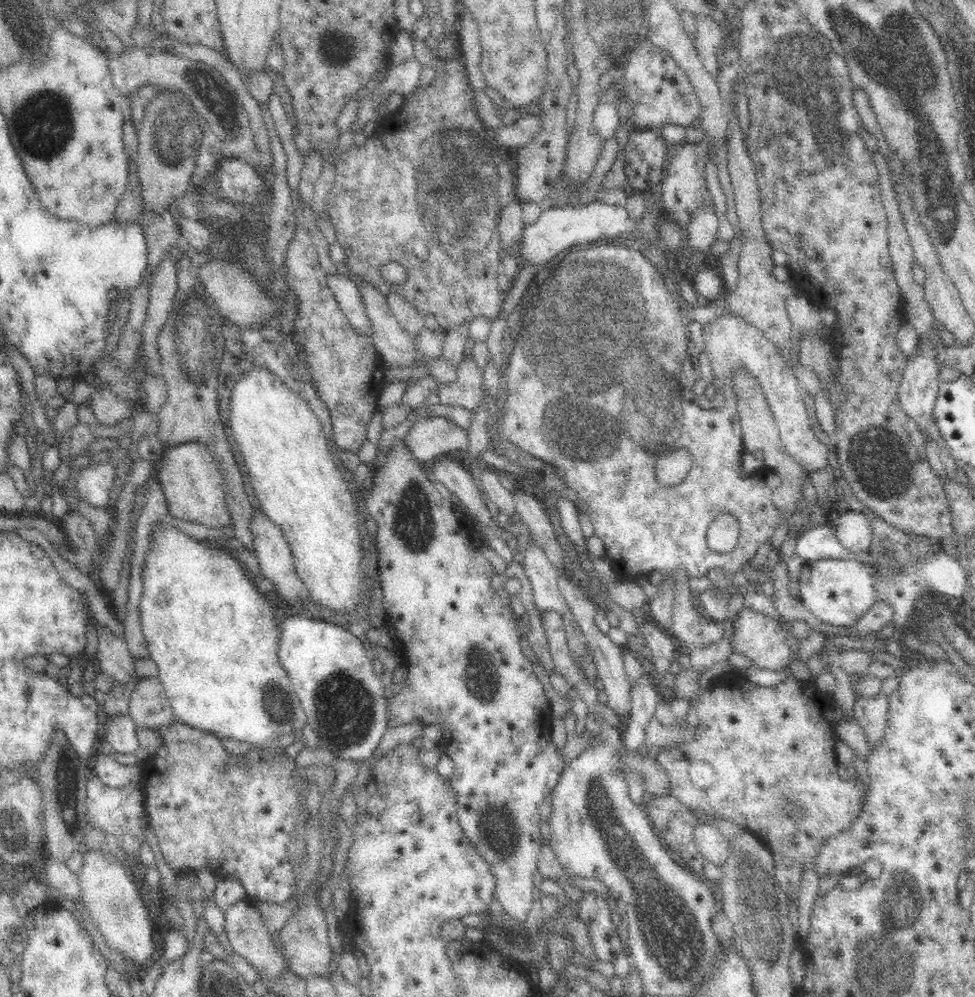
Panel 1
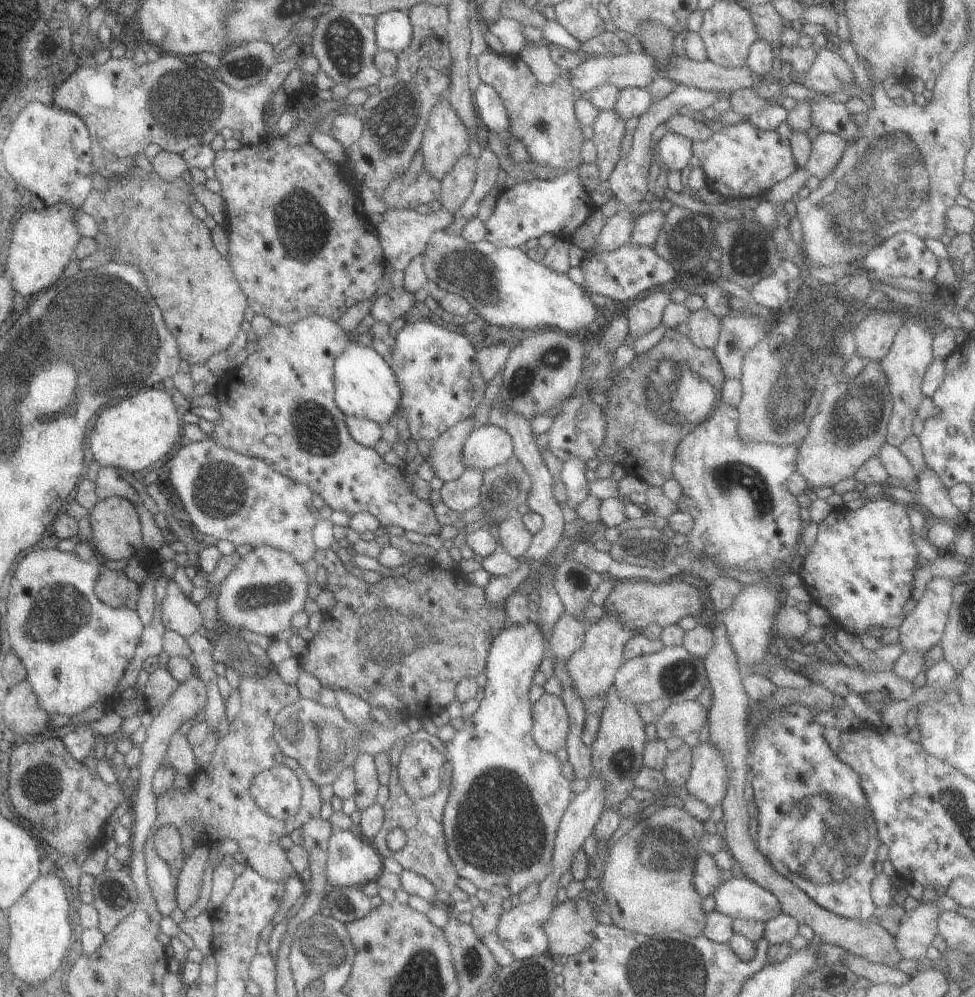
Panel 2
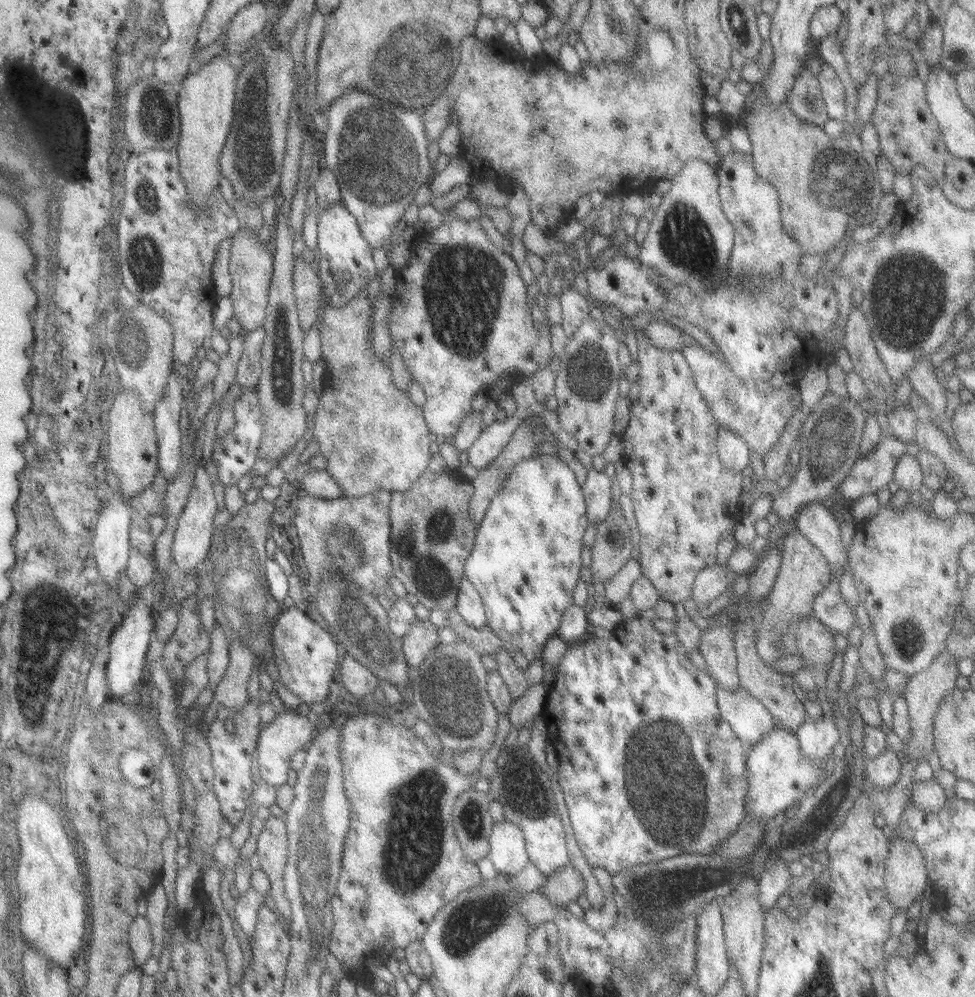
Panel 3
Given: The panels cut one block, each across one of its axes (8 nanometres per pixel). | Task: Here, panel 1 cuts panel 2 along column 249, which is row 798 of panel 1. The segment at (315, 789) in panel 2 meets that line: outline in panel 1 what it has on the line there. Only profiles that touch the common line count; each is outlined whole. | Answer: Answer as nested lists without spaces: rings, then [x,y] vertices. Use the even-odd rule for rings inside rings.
[[[693,667],[682,668],[678,674],[669,678],[674,697],[682,699],[694,707],[694,712],[696,712],[696,716],[698,717],[698,736],[696,736],[694,742],[679,745],[676,749],[670,751],[660,751],[654,756],[654,759],[657,760],[659,765],[667,772],[666,776],[669,782],[668,792],[694,812],[710,816],[715,820],[729,820],[732,824],[736,824],[736,826],[740,826],[742,829],[746,828],[756,834],[760,840],[765,843],[767,849],[773,856],[773,862],[775,863],[775,878],[777,879],[780,889],[785,893],[787,901],[790,901],[790,903],[794,905],[794,910],[798,911],[798,899],[800,897],[800,890],[802,890],[804,874],[810,872],[810,870],[815,870],[822,846],[824,846],[830,838],[834,838],[841,832],[848,830],[848,828],[854,824],[854,820],[858,820],[860,814],[864,812],[866,800],[868,800],[869,784],[864,783],[864,780],[860,779],[858,776],[853,779],[842,779],[838,773],[836,773],[839,763],[834,741],[835,725],[831,720],[831,710],[829,709],[831,698],[830,696],[822,695],[811,680],[798,681],[796,678],[790,677],[785,682],[778,684],[773,690],[764,690],[760,692],[755,690],[754,692],[748,692],[748,694],[746,694],[746,692],[730,692],[730,686],[724,686],[724,688],[722,688],[722,686],[715,684],[715,681],[712,681],[708,685],[708,688],[703,691],[699,689],[699,679],[700,671]],[[696,760],[700,760],[700,762],[704,762],[704,764],[708,764],[708,766],[712,768],[712,774],[714,774],[712,784],[708,784],[704,778],[700,778],[700,780],[698,780],[698,778],[690,778],[690,766],[692,766],[692,762],[696,762]],[[788,797],[796,799],[796,803],[800,805],[800,811],[796,812],[796,818],[793,818],[793,814],[792,816],[787,815],[787,808],[789,807],[787,806]]]

